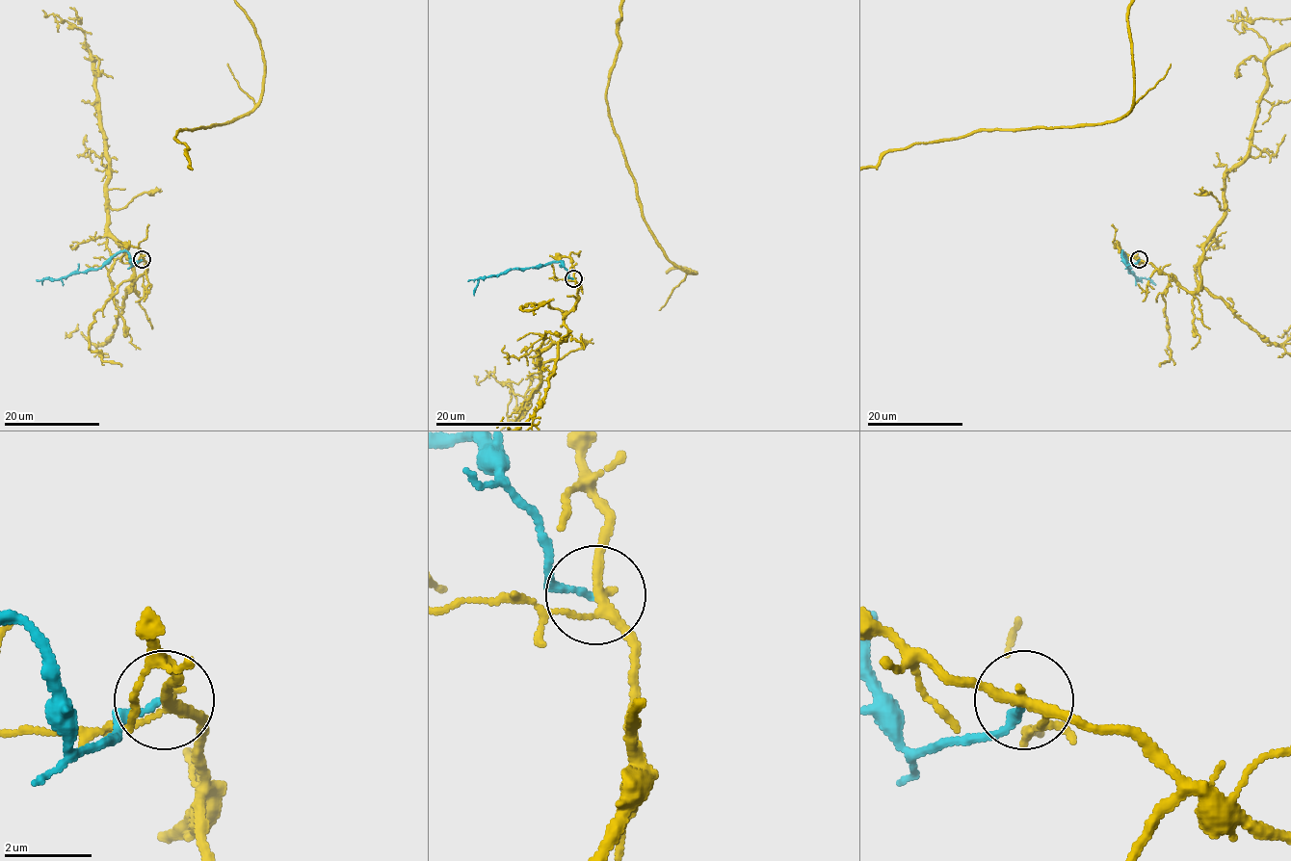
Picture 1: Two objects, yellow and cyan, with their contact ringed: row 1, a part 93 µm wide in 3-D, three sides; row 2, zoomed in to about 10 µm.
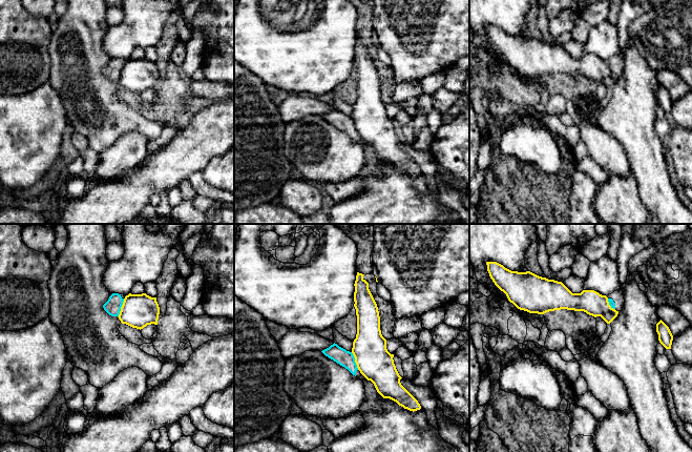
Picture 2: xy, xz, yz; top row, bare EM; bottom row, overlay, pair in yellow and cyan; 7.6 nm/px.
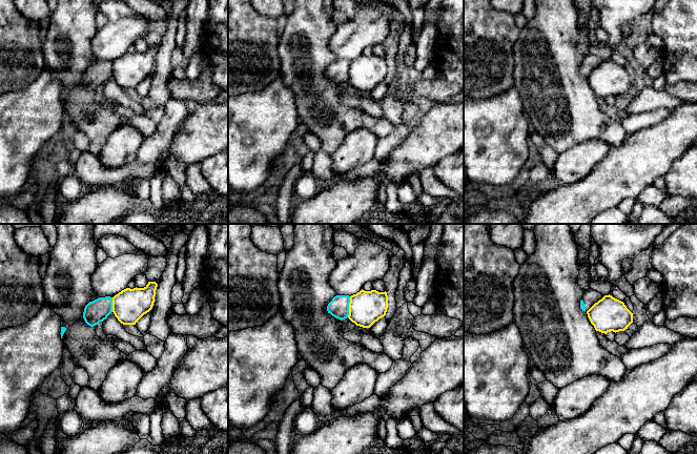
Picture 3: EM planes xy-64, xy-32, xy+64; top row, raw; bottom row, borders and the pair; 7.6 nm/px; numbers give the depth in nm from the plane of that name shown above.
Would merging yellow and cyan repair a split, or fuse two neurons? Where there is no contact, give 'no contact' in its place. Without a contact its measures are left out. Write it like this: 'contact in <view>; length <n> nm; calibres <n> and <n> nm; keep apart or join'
contact in xy; length 150 nm; calibres 260 and 120 nm; keep apart

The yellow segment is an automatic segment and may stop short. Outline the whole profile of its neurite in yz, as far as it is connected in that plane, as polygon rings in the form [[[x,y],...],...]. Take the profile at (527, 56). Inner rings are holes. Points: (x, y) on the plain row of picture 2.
[[[486,26],[486,29],[495,49],[520,75],[538,79],[561,74],[584,76],[594,82],[601,81],[607,88],[618,79],[609,69],[608,62],[594,55],[572,58],[562,46],[530,36],[511,36],[497,26]]]

